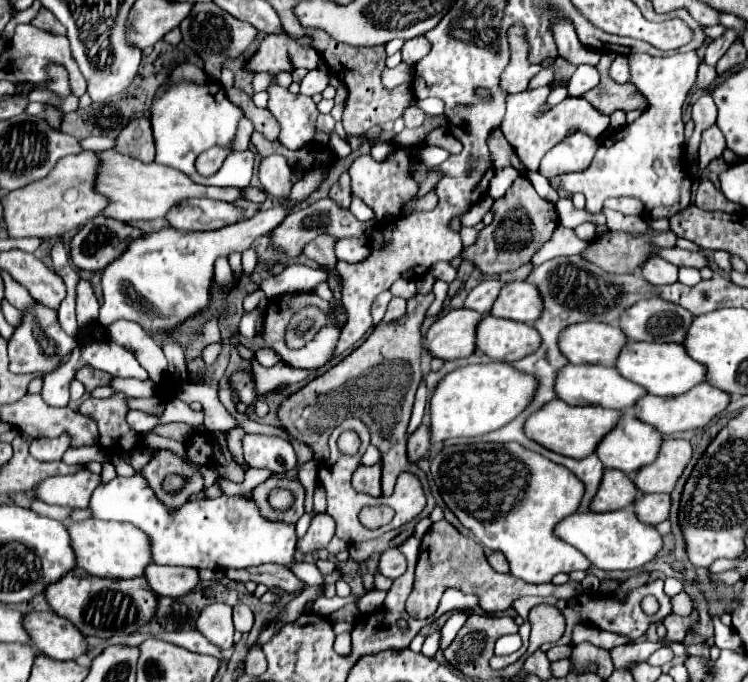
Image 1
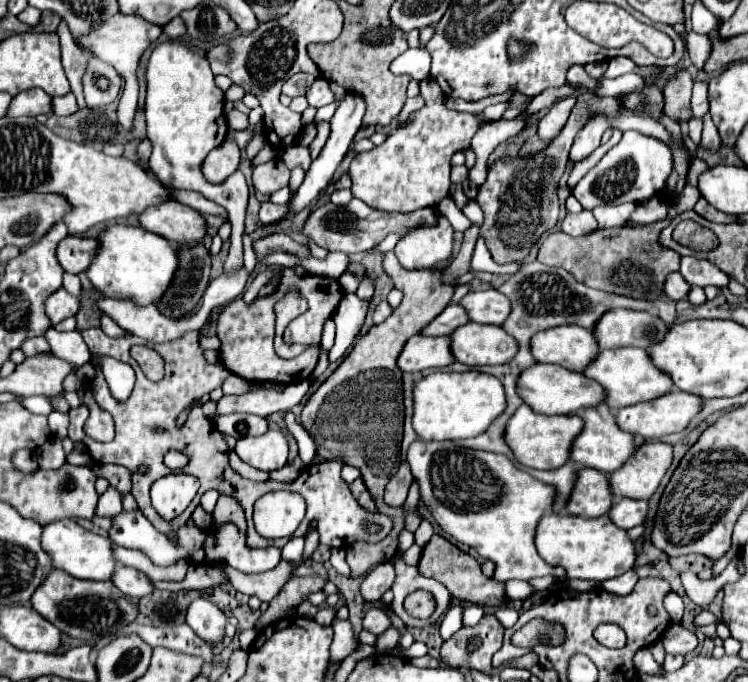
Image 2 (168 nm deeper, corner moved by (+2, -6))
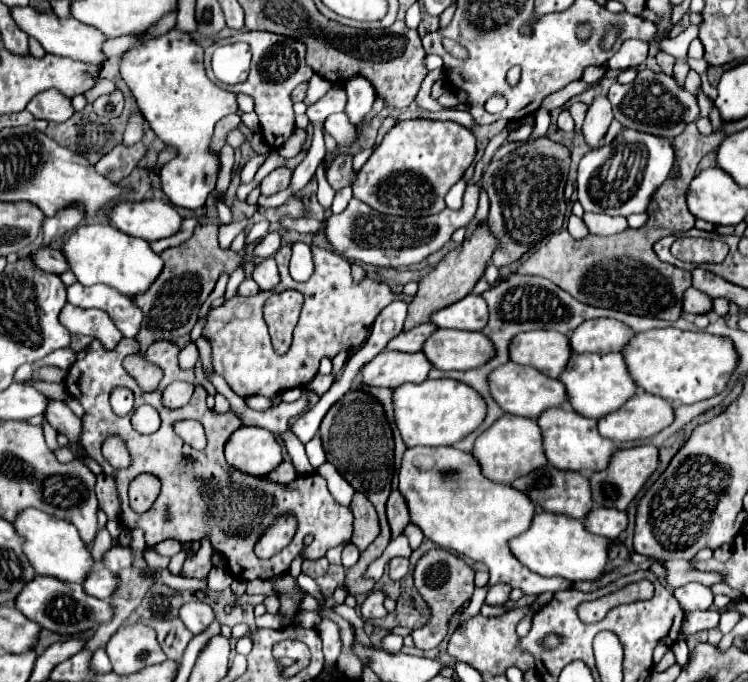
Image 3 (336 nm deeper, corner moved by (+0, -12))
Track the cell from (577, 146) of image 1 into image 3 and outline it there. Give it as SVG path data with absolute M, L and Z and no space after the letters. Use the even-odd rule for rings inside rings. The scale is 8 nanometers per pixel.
M606 96L594 98L582 126L582 134L590 150L602 146L602 138L606 136L610 122L612 122L612 108L610 108L608 98Z

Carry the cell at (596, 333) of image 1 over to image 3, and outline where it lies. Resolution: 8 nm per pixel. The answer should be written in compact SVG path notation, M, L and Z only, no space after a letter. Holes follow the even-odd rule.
M534 330L516 336L510 344L510 360L532 366L546 376L560 376L572 358L568 336L556 330Z

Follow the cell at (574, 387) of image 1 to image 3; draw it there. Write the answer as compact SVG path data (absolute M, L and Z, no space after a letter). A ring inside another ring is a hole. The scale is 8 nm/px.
M508 362L490 374L490 390L504 412L524 418L538 418L542 412L550 408L562 408L564 404L570 402L570 396L558 378L544 376L536 368L522 366L516 362Z

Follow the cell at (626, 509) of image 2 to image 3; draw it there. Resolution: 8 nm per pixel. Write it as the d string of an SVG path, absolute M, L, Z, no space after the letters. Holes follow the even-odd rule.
M594 508L586 516L586 528L600 536L618 538L628 528L628 514L616 508Z

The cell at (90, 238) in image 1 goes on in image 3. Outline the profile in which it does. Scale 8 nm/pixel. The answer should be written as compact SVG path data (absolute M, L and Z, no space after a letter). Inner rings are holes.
M42 248L42 250L34 250L32 252L34 262L38 264L40 270L44 272L52 272L52 274L64 274L70 270L68 260L64 256L62 250L54 250L54 248Z

